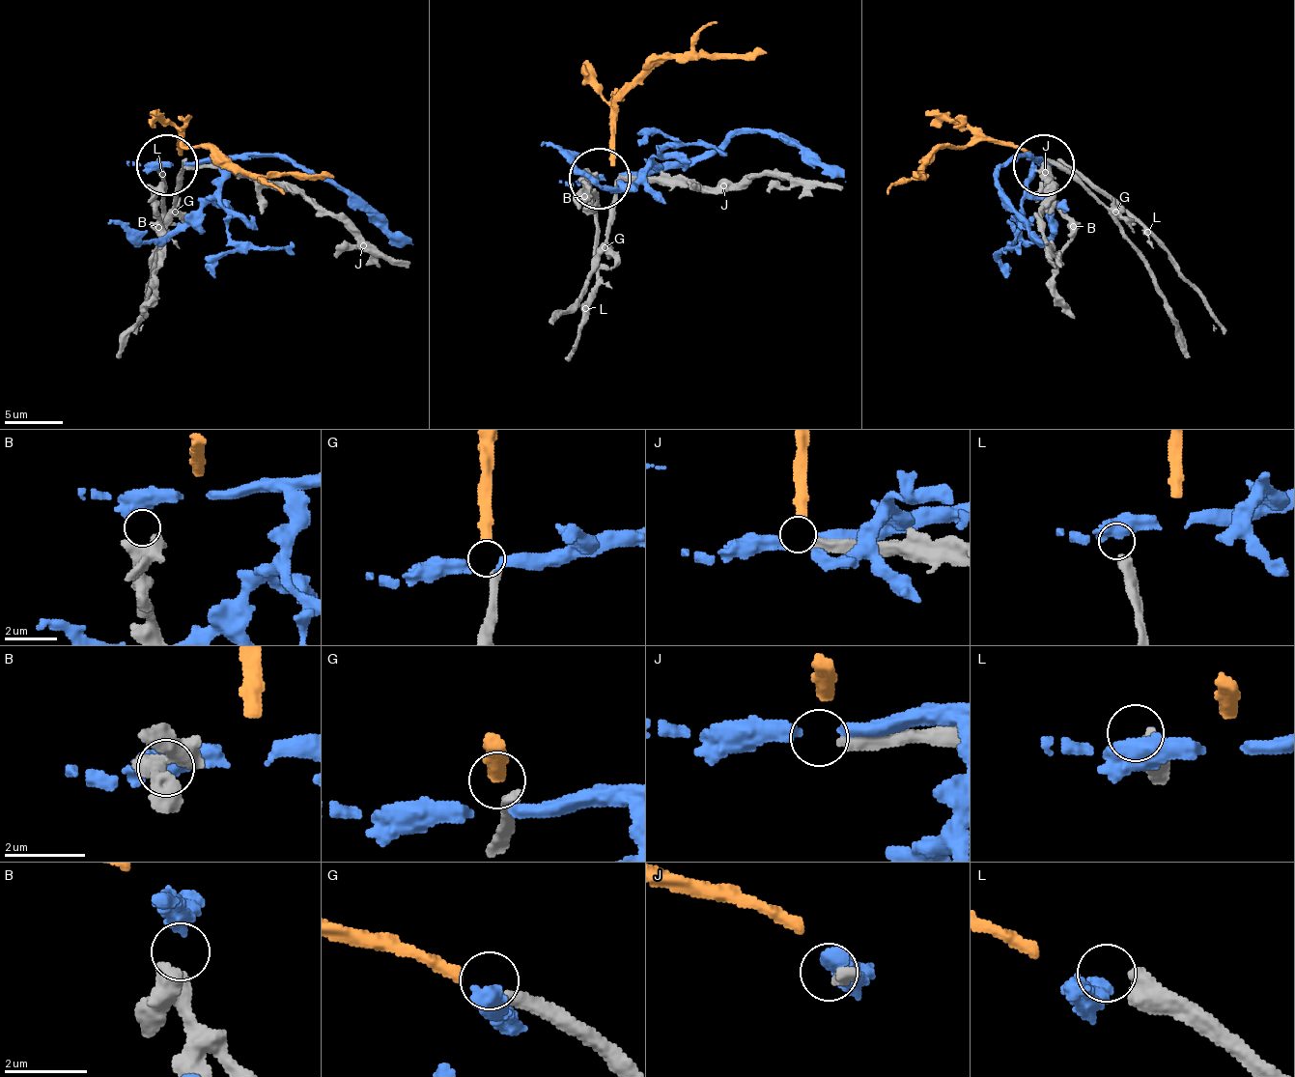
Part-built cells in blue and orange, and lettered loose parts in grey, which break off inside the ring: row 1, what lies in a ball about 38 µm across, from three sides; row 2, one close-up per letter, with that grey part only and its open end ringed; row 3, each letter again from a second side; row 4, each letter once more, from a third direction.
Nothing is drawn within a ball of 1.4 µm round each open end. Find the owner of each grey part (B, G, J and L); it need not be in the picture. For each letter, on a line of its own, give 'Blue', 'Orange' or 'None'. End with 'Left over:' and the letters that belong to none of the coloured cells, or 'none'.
B: None
G: None
J: None
L: None
Left over: B, G, J, L

